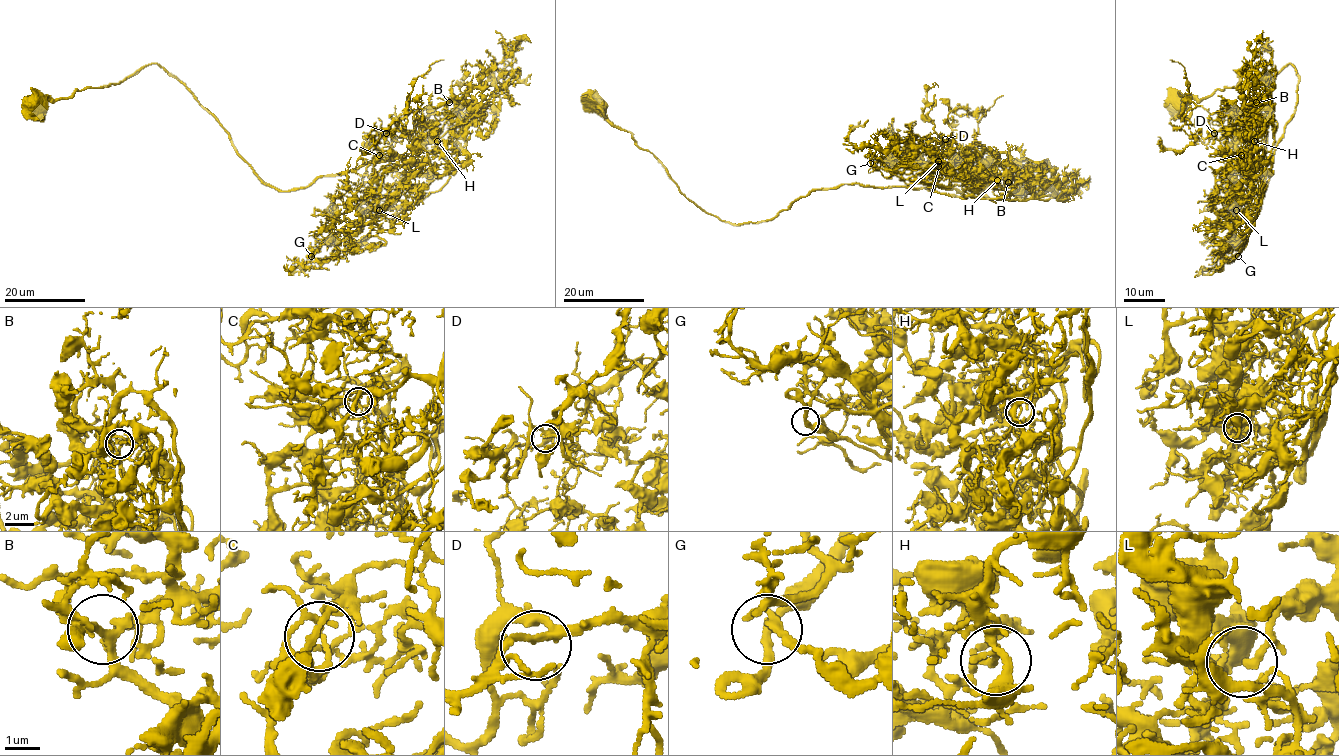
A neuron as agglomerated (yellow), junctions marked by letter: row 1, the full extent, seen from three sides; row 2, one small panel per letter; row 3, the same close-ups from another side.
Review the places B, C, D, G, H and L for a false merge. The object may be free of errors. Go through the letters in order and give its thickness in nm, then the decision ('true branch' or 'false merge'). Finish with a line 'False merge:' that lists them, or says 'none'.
B: 200 nm | true branch
C: 140 nm | false merge
D: 160 nm | true branch
G: 200 nm | true branch
H: 130 nm | true branch
L: 130 nm | true branch
False merge: C

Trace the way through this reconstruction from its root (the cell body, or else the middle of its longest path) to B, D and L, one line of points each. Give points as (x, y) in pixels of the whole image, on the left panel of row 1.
B: (36, 104), (158, 64), (265, 182), (295, 191), (396, 158), (410, 175), (446, 174), (466, 117), (449, 102)
D: (36, 104), (158, 64), (282, 191), (364, 165), (378, 179), (370, 180), (382, 151), (375, 143), (386, 133)
L: (36, 104), (158, 64), (265, 182), (295, 191), (365, 165), (375, 195), (392, 199), (379, 210)

